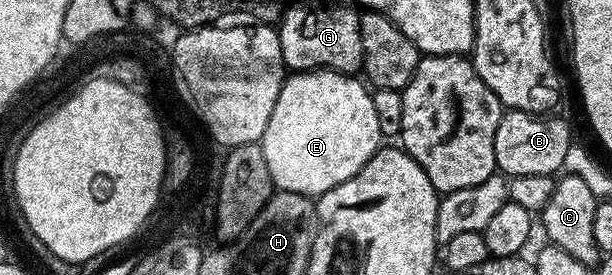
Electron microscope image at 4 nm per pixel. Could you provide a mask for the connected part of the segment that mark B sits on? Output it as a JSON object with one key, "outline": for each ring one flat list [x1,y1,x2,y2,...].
{"outline":[[509,109,501,112,498,131,494,131,494,159,497,170,511,179,518,175,551,177,563,170,566,151,574,144,568,125,557,115,537,115]]}

